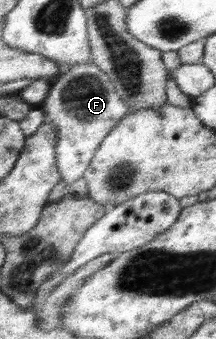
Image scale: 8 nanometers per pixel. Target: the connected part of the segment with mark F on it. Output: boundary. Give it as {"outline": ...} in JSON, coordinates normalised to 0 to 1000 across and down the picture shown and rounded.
{"outline":[[[426,183],[370,186],[255,227],[231,251],[227,286],[190,316],[213,327],[218,360],[236,360],[269,392],[259,472],[306,543],[384,525],[463,422],[597,333],[588,304],[556,274],[523,265],[495,218]]]}

